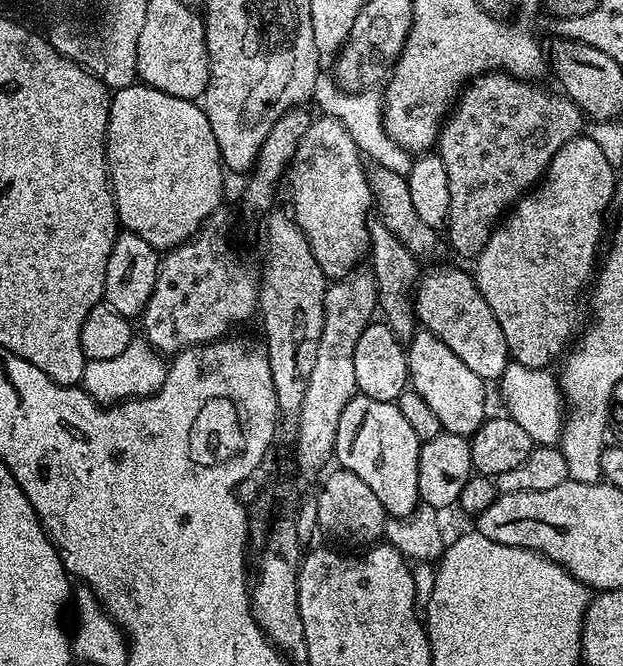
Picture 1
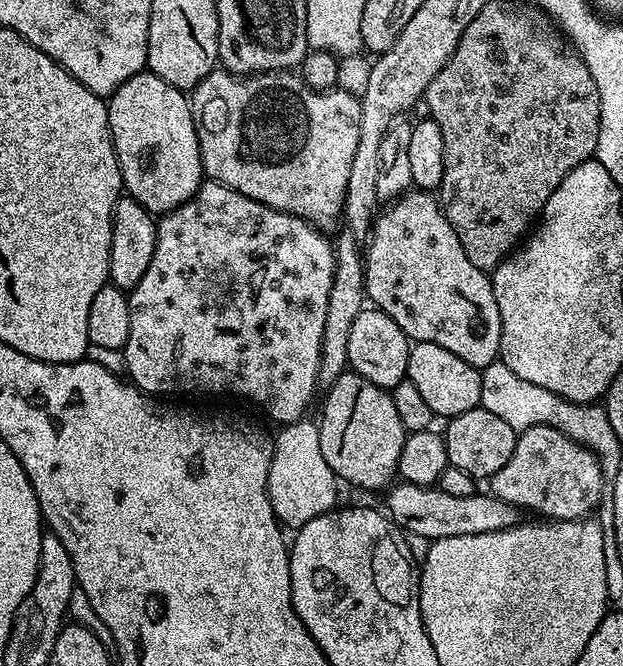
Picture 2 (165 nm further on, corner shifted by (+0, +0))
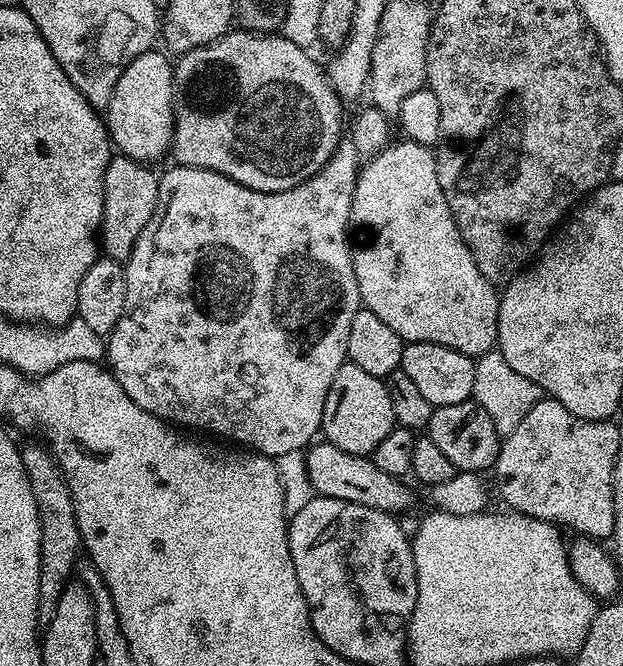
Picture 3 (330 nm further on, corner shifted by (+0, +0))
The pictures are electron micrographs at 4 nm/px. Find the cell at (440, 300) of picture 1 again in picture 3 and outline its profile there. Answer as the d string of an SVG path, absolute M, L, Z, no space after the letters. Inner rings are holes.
M407 138L389 143L381 149L376 156L369 159L360 169L360 175L356 178L356 189L352 199L351 231L354 233L354 247L352 249L352 261L354 262L354 274L358 278L358 290L360 291L360 303L369 308L394 334L398 334L401 340L413 344L414 342L430 342L438 346L446 346L450 350L458 350L462 354L479 358L485 352L493 351L497 347L496 331L498 330L498 310L500 309L500 297L497 289L485 278L482 270L474 262L462 234L452 217L450 206L446 202L446 194L442 194L442 186L438 186L438 170L436 169L436 157L433 149L427 144L419 144Z

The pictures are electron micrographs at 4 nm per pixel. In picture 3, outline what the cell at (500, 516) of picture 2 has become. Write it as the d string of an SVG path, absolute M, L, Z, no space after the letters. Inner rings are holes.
M316 442L307 449L305 466L312 483L312 491L317 496L338 498L342 502L354 502L358 506L370 506L389 514L407 513L413 506L412 492L398 476L378 470L378 466L368 456L350 454L338 450L338 446L327 442Z

